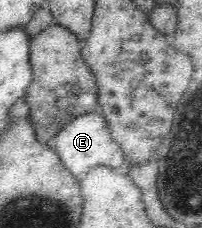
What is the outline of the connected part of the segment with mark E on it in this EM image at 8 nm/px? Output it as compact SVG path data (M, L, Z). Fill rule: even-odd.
M99 110L74 116L73 121L70 121L64 126L51 139L50 143L55 153L59 155L63 166L77 180L80 180L83 175L95 167L108 167L115 170L127 161L125 154L121 151L121 146L115 143L113 136L111 136L111 130L107 126L107 120L103 118L103 114Z

